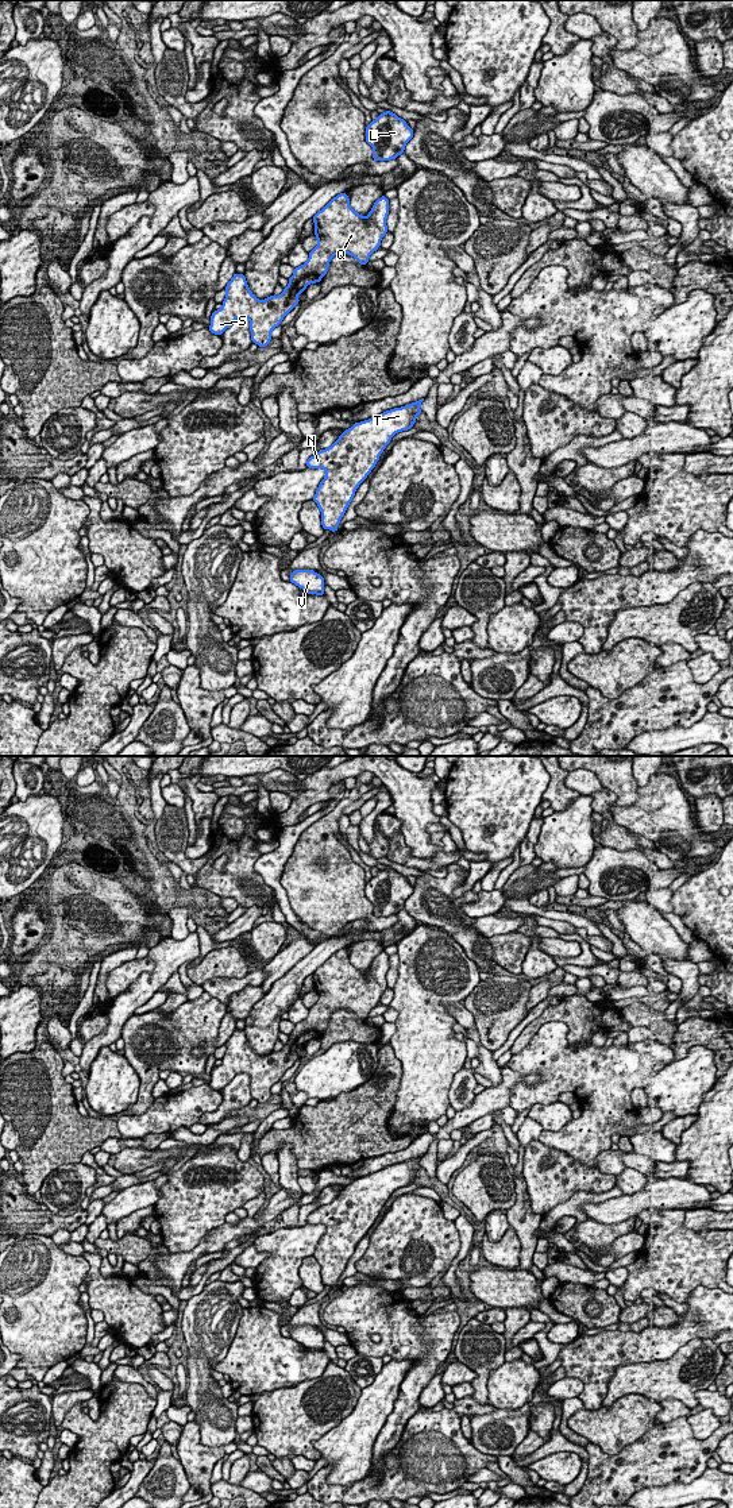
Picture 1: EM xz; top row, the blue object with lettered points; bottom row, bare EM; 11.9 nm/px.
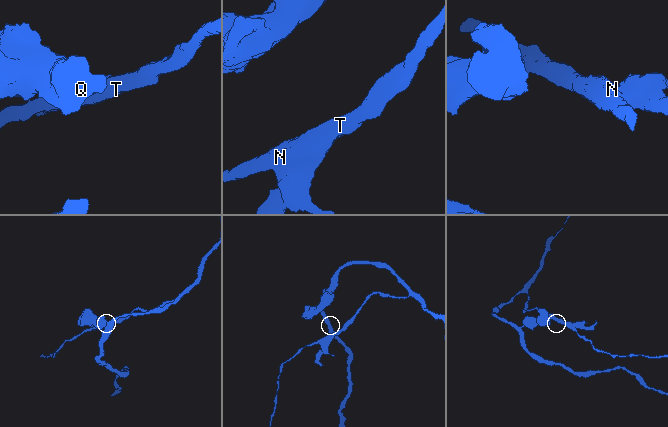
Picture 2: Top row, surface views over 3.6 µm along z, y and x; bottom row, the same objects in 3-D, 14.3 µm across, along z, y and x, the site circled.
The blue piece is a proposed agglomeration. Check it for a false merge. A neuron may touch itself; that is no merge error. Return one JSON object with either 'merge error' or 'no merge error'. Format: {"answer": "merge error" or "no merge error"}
{"answer": "no merge error"}

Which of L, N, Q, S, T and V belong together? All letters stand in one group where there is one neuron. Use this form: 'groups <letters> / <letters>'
groups L N Q S T V

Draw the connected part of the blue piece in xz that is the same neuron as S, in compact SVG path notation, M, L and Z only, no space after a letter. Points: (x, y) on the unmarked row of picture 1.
M347 949L337 950L313 972L319 999L308 1017L294 1025L283 1048L259 1056L247 1042L244 1030L235 1029L224 1044L227 1050L223 1062L211 1072L209 1087L221 1091L236 1075L246 1073L250 1076L252 1099L266 1103L271 1087L300 1058L298 1050L308 1041L321 1037L336 1010L348 1010L360 1021L369 1018L387 988L387 971L389 956L385 950L374 959L366 973L351 964Z

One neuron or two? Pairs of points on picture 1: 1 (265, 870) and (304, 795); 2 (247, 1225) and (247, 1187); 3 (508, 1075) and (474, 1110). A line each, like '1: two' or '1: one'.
1: two
2: two
3: one

